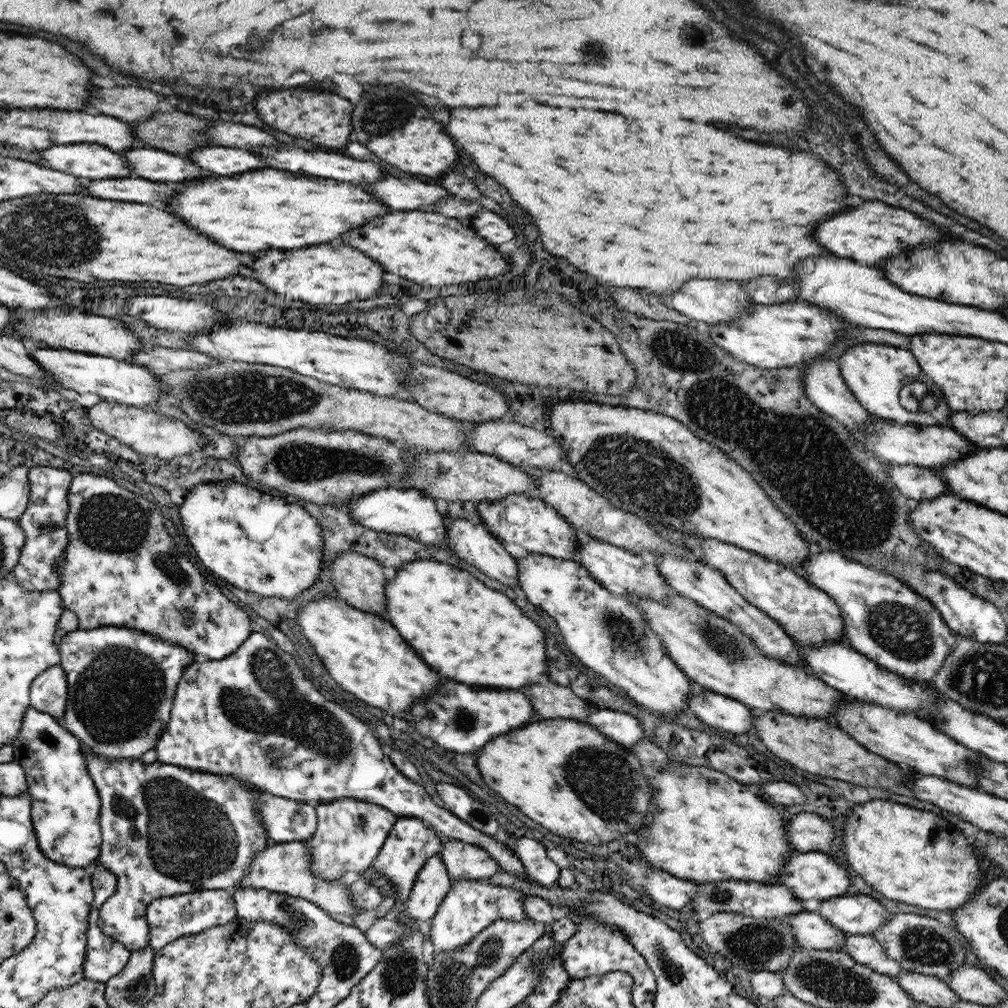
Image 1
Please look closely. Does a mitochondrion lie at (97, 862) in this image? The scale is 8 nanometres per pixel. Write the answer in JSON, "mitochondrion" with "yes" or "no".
{"mitochondrion":"no"}

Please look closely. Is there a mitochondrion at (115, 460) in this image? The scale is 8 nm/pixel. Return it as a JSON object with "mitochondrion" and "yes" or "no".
{"mitochondrion":"no"}

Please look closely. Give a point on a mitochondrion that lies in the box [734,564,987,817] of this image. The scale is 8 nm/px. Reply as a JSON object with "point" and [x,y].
{"point":[901,631]}

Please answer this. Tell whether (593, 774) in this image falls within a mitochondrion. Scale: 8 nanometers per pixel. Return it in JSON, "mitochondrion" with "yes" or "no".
{"mitochondrion":"yes"}

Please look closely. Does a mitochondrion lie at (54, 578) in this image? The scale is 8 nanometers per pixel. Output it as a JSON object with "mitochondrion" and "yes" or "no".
{"mitochondrion":"no"}

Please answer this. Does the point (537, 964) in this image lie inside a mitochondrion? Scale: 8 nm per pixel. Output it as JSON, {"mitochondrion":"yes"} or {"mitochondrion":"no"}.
{"mitochondrion":"no"}

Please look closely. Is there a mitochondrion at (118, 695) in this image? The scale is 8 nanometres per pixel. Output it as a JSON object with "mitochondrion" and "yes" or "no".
{"mitochondrion":"yes"}

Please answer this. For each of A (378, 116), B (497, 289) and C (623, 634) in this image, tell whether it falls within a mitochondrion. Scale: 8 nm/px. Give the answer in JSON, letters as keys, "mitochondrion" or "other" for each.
{"A":"mitochondrion","B":"other","C":"mitochondrion"}

